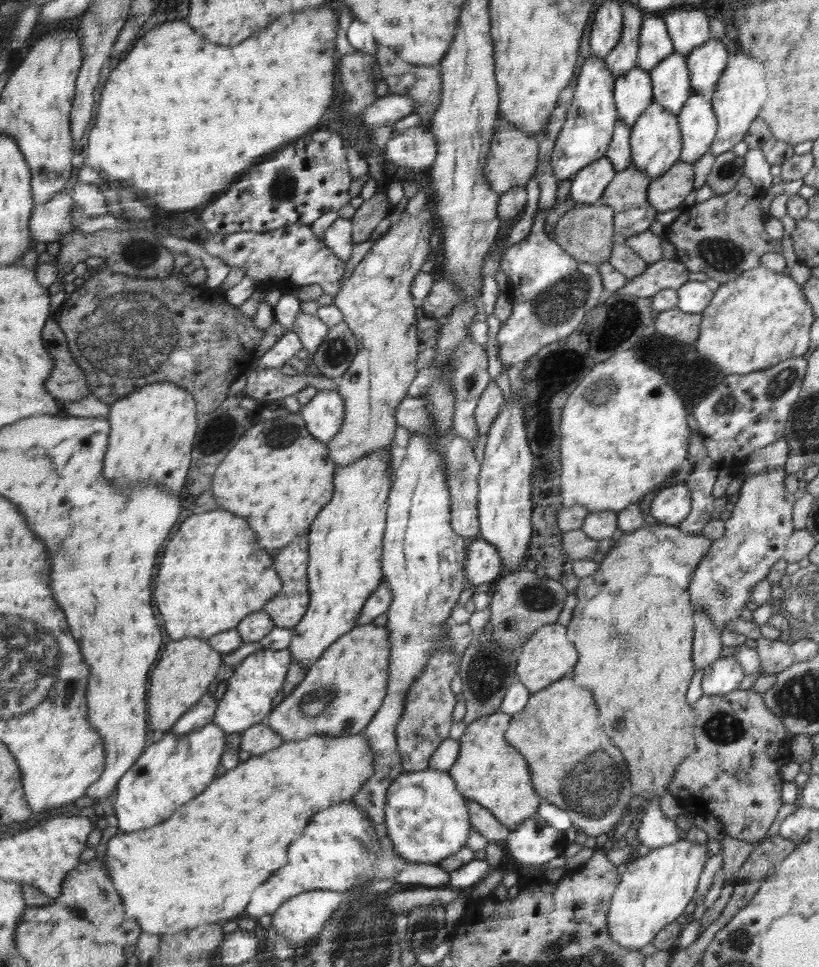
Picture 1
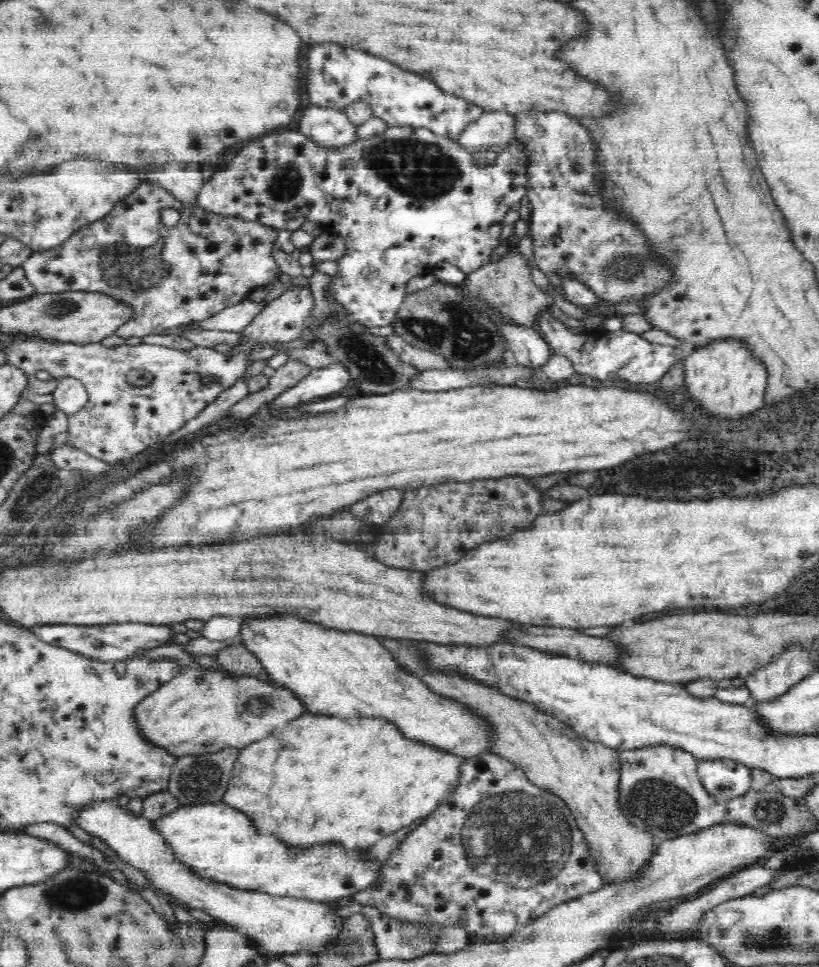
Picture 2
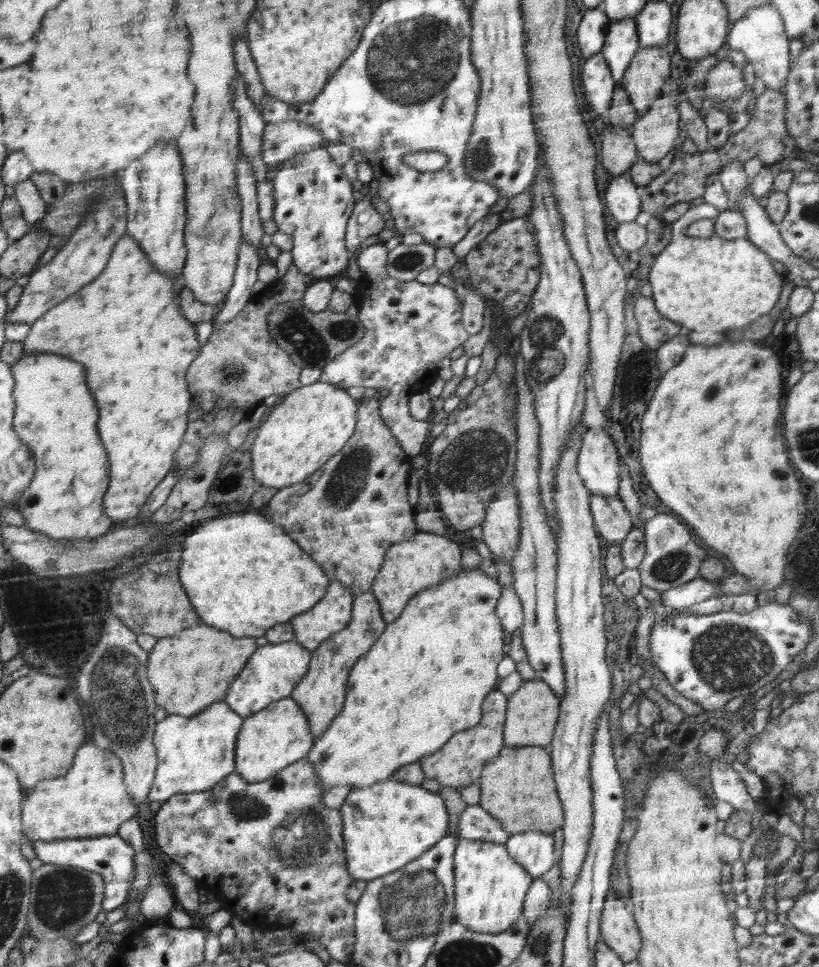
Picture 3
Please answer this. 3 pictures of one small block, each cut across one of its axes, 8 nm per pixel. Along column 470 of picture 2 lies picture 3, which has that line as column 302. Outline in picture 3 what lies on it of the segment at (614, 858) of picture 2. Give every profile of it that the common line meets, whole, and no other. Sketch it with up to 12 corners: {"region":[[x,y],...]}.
{"region":[[370,590],[346,628],[312,652],[290,698],[314,740],[340,714],[351,668],[387,621]]}

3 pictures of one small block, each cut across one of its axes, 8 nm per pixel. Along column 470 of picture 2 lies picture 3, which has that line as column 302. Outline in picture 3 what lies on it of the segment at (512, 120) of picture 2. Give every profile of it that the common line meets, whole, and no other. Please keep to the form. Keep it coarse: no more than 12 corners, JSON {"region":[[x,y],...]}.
{"region":[[298,121],[267,123],[267,165],[322,148],[319,130]]}

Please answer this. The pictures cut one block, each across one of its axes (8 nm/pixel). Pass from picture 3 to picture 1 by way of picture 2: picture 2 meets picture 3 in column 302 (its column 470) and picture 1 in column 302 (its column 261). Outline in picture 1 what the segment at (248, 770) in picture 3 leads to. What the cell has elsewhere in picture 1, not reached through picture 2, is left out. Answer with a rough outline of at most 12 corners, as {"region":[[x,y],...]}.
{"region":[[392,450],[334,473],[308,536],[292,660],[312,666],[378,588]]}

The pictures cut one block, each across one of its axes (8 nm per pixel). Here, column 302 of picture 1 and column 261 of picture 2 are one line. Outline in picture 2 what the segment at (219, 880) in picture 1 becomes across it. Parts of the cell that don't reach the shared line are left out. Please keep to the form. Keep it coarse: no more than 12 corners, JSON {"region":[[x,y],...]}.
{"region":[[304,713],[240,749],[221,802],[292,846],[368,848],[464,758]]}

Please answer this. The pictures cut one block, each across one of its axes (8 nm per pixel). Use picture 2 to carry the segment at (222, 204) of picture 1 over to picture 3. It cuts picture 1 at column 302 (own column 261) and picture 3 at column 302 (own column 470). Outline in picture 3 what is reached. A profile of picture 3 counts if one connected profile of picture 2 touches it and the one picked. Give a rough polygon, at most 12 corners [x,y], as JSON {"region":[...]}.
{"region":[[324,146],[281,165],[273,221],[297,269],[348,266],[352,186]]}

